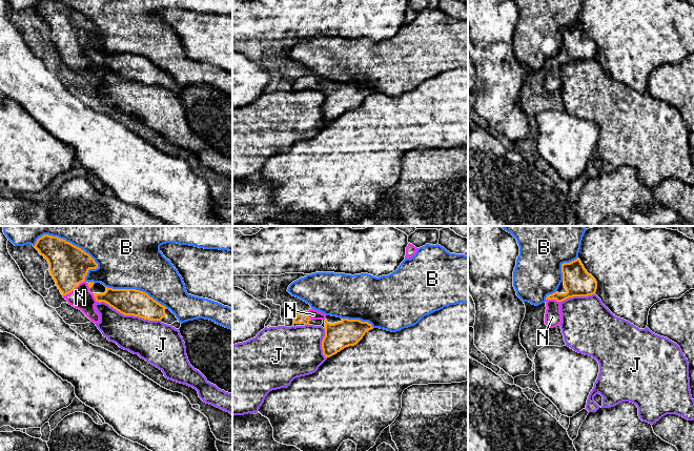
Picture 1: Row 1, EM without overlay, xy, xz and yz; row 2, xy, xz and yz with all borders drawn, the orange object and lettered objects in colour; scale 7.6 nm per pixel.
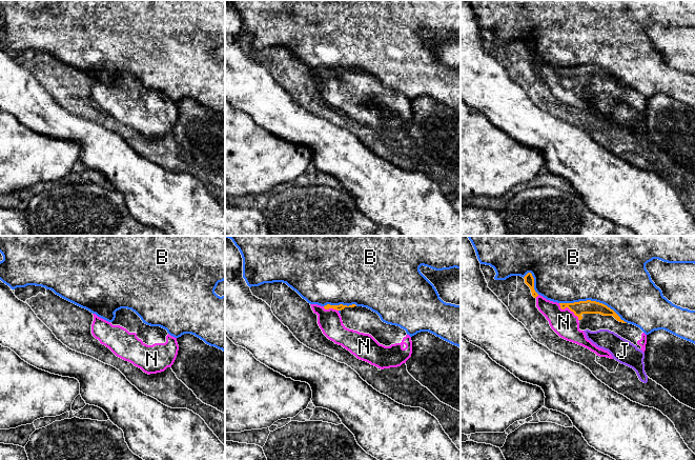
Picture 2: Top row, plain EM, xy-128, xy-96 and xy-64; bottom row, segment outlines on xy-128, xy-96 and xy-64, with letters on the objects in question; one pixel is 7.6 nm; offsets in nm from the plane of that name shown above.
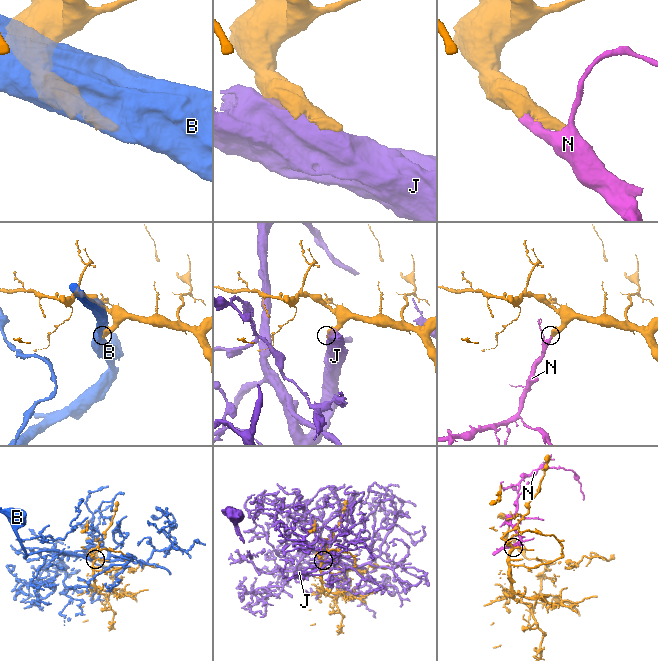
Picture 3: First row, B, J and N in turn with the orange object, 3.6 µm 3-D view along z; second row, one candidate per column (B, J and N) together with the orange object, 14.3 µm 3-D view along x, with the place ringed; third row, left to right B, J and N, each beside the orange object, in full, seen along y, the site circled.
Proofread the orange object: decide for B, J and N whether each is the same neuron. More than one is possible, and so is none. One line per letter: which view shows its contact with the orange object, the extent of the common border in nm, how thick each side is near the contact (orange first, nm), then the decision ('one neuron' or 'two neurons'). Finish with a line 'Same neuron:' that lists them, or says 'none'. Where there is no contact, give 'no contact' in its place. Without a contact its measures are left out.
B: meets orange in xy; contact 550 nm long; 300 nm thick on the orange side, 420 nm on the other; two neurons
J: meets orange in xy; contact 500 nm long; 200 nm thick on the orange side, 300 nm on the other; two neurons
N: meets orange in yz; contact 110 nm long; 220 nm thick on the orange side, 130 nm on the other; one neuron
Same neuron: N

